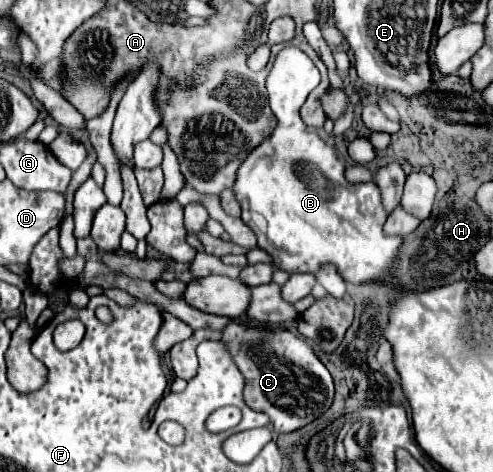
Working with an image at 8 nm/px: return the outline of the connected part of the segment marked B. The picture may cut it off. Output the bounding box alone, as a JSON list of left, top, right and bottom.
[234,47,402,285]

